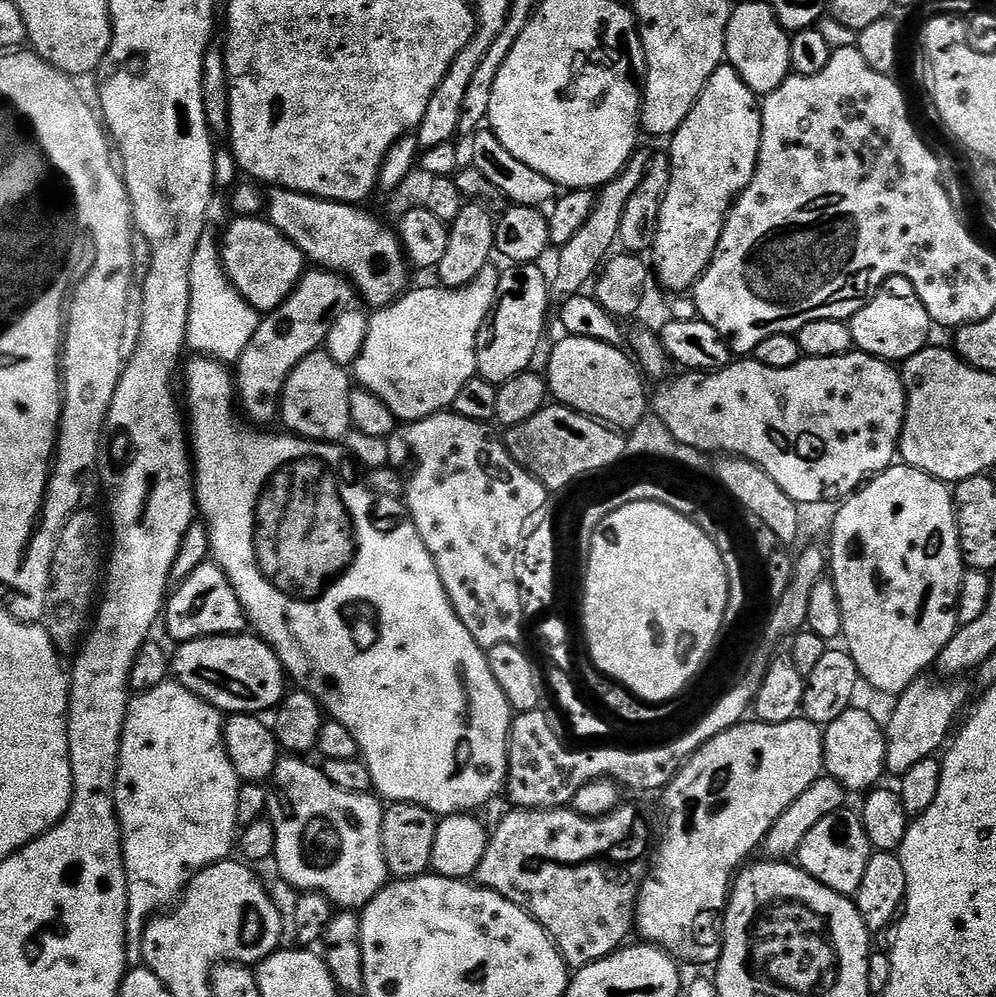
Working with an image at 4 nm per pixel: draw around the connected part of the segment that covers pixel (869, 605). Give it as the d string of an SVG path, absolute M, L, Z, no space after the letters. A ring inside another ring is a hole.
M903 462L893 463L886 469L869 479L859 490L852 493L841 503L836 521L830 531L832 548L830 547L830 579L832 585L838 590L838 598L842 606L842 622L844 630L842 640L845 640L846 650L854 658L854 666L858 666L861 681L865 685L877 688L885 692L891 698L899 697L915 680L925 675L927 668L935 665L938 654L950 642L950 638L956 633L958 621L956 619L956 603L960 601L960 587L966 571L964 555L960 549L960 531L956 525L956 509L958 505L954 499L954 492L949 485L942 480L936 480L930 474L922 470L912 468Z

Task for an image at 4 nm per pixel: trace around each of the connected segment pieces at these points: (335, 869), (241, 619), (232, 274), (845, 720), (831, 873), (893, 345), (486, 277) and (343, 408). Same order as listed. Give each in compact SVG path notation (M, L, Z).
M291 754L281 755L280 761L276 763L276 769L268 788L268 810L266 813L267 819L271 820L274 826L274 834L276 835L274 865L276 864L277 870L280 871L281 878L286 883L293 884L296 890L300 892L321 892L337 909L362 910L384 889L384 885L389 883L390 880L390 873L382 850L382 818L384 817L384 810L385 805L375 795L338 790L338 786L334 786L334 782L330 782L330 778L326 778L323 767L316 765L315 768L308 761L308 758L301 758L299 755Z
M215 562L198 566L198 570L171 593L166 604L166 619L169 632L177 642L200 640L204 636L235 636L246 628L244 607L238 602L238 594L234 594L234 586L230 586L226 574Z
M242 216L233 221L224 232L224 240L222 236L219 241L224 273L257 312L273 312L296 289L300 277L305 275L306 257L298 250L298 246L294 246L294 242L285 238L284 233L278 231L267 219Z
M859 706L847 708L834 722L823 729L824 772L837 780L849 793L867 793L881 783L886 776L886 746L888 738L885 729L868 712Z
M841 810L834 814L826 814L806 838L802 838L802 846L796 851L795 859L801 868L806 870L818 882L830 886L830 890L838 890L838 894L855 897L858 886L862 886L862 877L866 874L868 859L874 851L863 828L861 817L854 811Z
M895 276L882 285L877 292L854 314L850 321L852 343L859 351L879 360L903 362L929 347L934 331L932 316L926 310L918 290L905 276Z
M489 266L482 270L482 274L478 274L478 278L474 278L474 282L461 288L413 287L386 307L371 313L366 346L362 346L362 354L356 360L354 376L363 387L378 398L382 398L386 406L390 406L397 421L421 420L433 416L435 412L451 409L458 398L458 390L462 390L462 386L466 386L466 382L470 382L477 375L478 334L492 313L493 306L496 305L500 273L499 267Z
M327 351L311 352L286 378L286 386L280 393L279 419L289 433L306 440L340 442L352 428L350 418L350 394L354 387L347 367L328 356Z

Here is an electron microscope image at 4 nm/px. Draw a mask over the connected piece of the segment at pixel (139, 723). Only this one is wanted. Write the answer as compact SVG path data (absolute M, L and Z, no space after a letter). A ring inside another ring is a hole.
M165 682L162 686L154 686L154 690L141 692L129 699L120 743L115 794L116 817L124 843L124 869L128 879L128 968L143 965L142 942L149 920L179 901L188 883L200 871L217 864L219 860L229 859L237 847L238 790L242 781L226 754L224 722L220 709L207 704L201 696L179 682Z

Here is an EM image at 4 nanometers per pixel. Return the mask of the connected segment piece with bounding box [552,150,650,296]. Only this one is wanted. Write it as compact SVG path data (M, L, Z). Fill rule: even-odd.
M638 150L627 162L627 166L608 184L599 189L596 196L596 205L592 209L590 218L574 234L570 242L564 244L559 251L560 256L556 264L556 274L552 276L552 288L561 296L577 295L581 293L587 282L595 277L607 256L611 253L610 248L617 243L620 235L622 212L630 195L641 185L642 178L648 172L650 163L649 153Z

